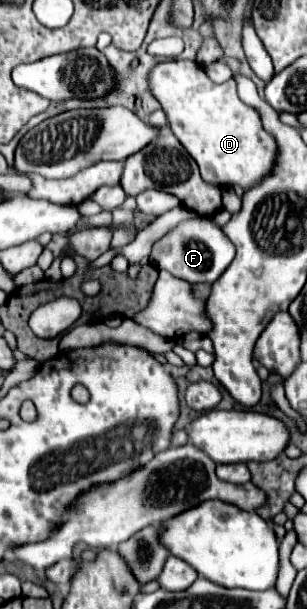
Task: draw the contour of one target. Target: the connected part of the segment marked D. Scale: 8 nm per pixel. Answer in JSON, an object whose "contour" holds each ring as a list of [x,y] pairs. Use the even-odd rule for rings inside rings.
{"contour":[[[170,60],[150,72],[150,88],[160,100],[174,136],[196,160],[208,184],[250,190],[274,170],[278,158],[276,138],[262,128],[260,112],[238,98],[234,78],[224,84],[212,84],[196,62]]]}

